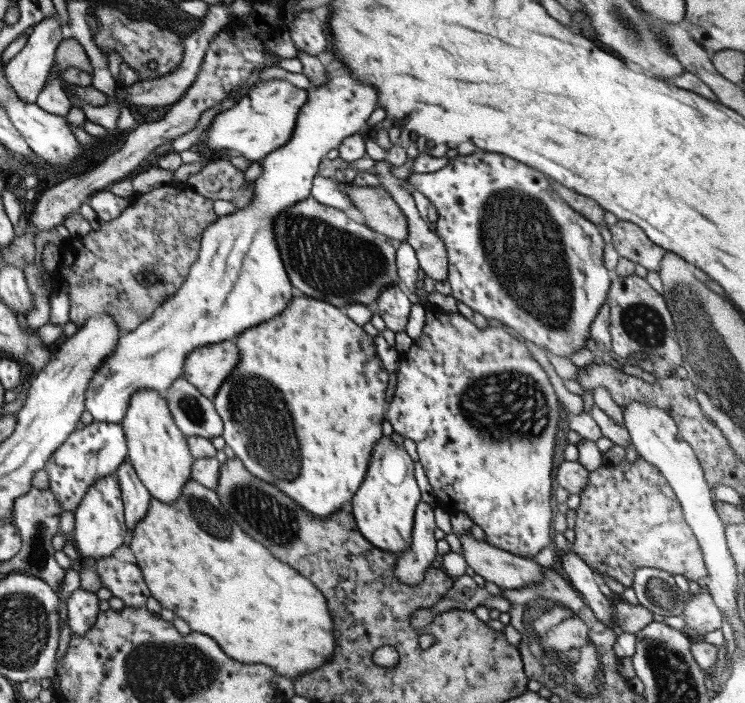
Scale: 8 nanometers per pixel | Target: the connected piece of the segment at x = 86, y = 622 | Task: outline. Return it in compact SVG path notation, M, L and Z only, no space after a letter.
M83 588L71 592L65 604L67 604L69 630L75 634L85 634L87 630L91 630L91 626L97 620L97 614L101 612L97 594L91 590L83 590Z

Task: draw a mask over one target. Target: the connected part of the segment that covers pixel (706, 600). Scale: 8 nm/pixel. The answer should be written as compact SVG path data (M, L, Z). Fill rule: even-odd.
M699 592L687 602L683 610L683 620L687 622L687 626L705 636L707 632L713 632L721 626L721 610L717 608L709 592Z

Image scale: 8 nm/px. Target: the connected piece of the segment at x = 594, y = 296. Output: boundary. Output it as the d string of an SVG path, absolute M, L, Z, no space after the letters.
M475 152L471 156L457 156L453 160L449 160L447 166L443 166L437 172L431 174L411 174L407 178L415 190L419 190L423 196L429 198L429 202L437 208L437 222L435 222L435 234L437 238L443 240L445 244L445 252L447 252L447 262L449 262L449 276L447 276L447 284L451 286L451 296L463 304L467 304L469 308L473 308L475 312L483 314L485 320L491 320L493 324L505 324L509 328L513 328L525 342L531 340L537 346L547 348L549 352L557 354L557 356L571 356L571 352L583 348L585 338L589 336L589 328L591 322L595 320L599 308L603 306L609 286L611 286L611 274L605 270L603 266L603 240L599 234L599 228L593 226L591 222L587 222L581 214L577 214L573 208L569 208L557 194L555 190L551 190L549 180L545 174L537 172L535 168L521 164L509 156L501 156L501 154L493 154L493 152Z

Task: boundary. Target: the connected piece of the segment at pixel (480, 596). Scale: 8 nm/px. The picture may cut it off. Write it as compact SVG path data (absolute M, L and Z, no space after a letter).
M463 574L459 576L453 586L437 600L433 606L437 614L449 612L449 610L459 610L459 612L471 612L475 606L483 604L485 608L497 608L501 614L511 610L511 602L503 596L489 596L485 588L479 588L471 576Z

